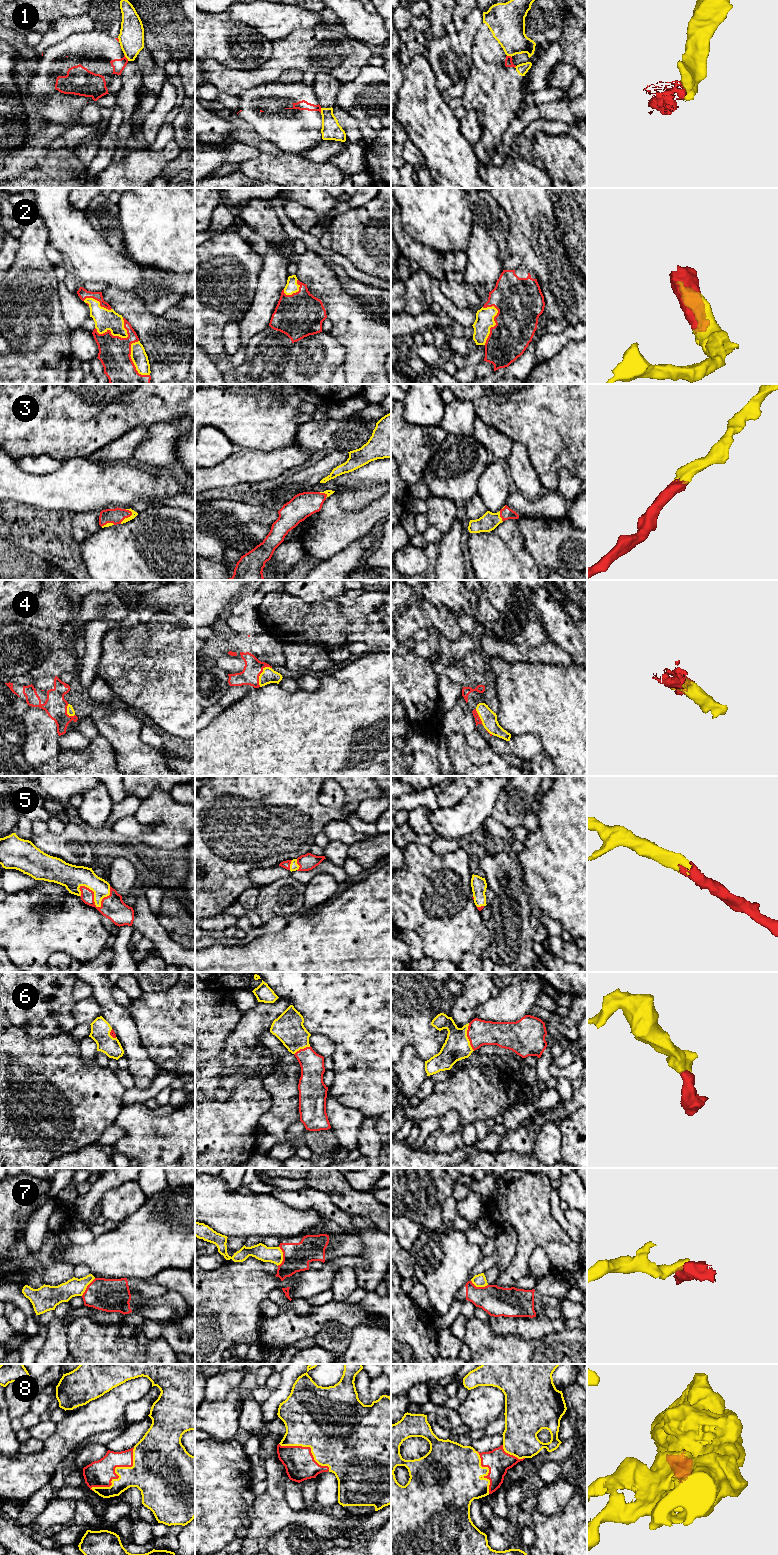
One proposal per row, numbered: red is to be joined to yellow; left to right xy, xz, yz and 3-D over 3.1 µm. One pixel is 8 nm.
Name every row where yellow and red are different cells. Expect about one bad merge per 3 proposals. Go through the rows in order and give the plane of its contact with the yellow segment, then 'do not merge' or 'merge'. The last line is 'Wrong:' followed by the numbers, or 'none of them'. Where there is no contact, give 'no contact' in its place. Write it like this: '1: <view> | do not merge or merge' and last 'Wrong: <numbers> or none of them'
1: xy | do not merge
2: xy | merge
3: xy | merge
4: xz | merge
5: xy | merge
6: yz | merge
7: xz | do not merge
8: xy | merge
Wrong: 1, 7

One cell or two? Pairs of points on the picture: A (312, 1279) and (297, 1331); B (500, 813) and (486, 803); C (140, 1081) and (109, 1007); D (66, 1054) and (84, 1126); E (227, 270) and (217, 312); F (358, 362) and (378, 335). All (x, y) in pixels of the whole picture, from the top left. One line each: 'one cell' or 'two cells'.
A: two cells
B: two cells
C: one cell
D: one cell
E: one cell
F: one cell

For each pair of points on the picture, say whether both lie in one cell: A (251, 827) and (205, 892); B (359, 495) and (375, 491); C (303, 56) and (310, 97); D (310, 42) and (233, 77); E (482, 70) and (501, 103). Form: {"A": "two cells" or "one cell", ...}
{"A": "one cell", "B": "one cell", "C": "two cells", "D": "one cell", "E": "one cell"}

